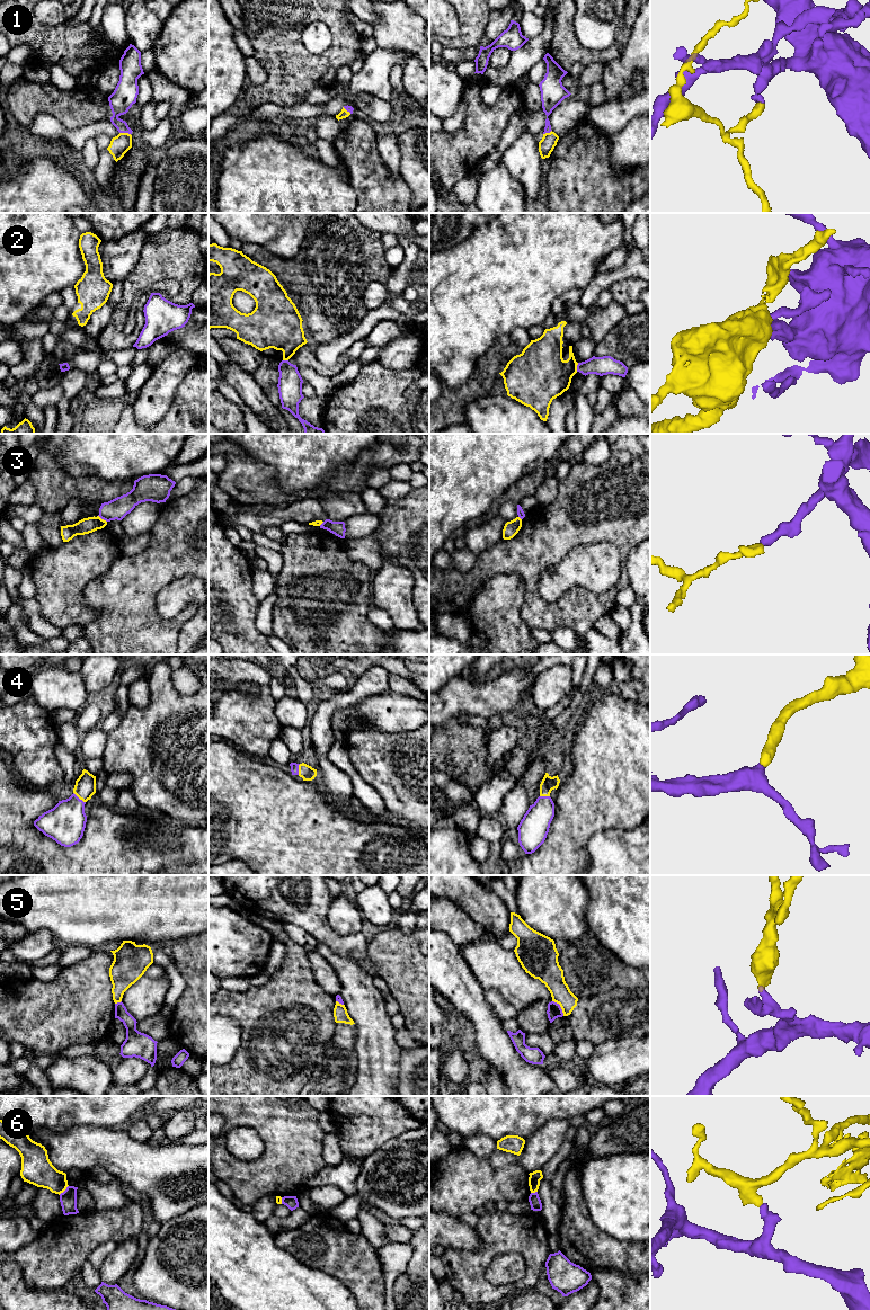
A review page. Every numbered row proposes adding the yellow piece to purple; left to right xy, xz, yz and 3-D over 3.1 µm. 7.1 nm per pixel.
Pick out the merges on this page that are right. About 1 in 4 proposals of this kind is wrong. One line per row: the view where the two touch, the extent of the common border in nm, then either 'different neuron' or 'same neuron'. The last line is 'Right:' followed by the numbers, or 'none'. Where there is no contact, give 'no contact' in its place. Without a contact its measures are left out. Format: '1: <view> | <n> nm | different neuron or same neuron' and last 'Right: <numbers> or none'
1: xy | 80 nm | different neuron
2: yz | 70 nm | different neuron
3: xy | 80 nm | different neuron
4: xy | 120 nm | same neuron
5: yz | 140 nm | different neuron
6: xy | 100 nm | different neuron
Right: 4

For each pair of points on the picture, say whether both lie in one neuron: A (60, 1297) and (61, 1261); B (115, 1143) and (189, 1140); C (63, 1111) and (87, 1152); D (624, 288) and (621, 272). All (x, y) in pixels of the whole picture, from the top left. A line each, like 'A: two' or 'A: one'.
A: two
B: two
C: two
D: two

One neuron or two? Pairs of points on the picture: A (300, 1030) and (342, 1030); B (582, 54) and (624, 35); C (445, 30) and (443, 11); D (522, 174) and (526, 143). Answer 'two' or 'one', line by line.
A: two
B: one
C: one
D: one

